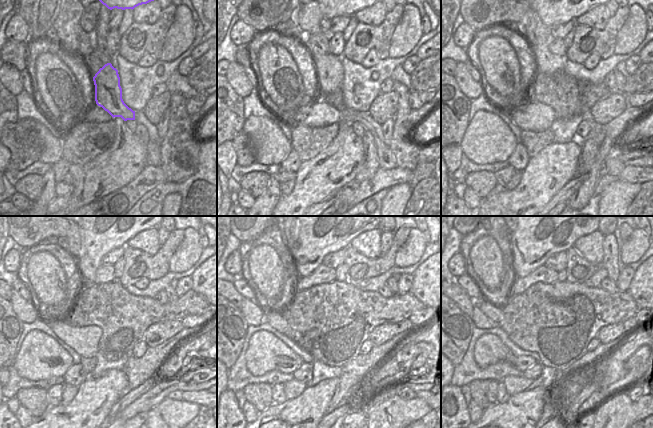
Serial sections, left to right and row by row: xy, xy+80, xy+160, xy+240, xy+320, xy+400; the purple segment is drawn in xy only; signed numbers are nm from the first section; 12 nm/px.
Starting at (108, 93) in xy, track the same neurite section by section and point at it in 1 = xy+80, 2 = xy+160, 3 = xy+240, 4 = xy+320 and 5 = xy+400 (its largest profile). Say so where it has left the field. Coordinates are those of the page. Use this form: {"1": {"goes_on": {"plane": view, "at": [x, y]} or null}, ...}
{"1": {"goes_on": {"plane": "xy+80", "at": [329, 71]}}, "2": {"goes_on": {"plane": "xy+160", "at": [549, 63]}}, "3": {"goes_on": {"plane": "xy+240", "at": [100, 236]}}, "4": {"goes_on": {"plane": "xy+320", "at": [318, 236]}}, "5": {"goes_on": {"plane": "xy+400", "at": [537, 236]}}}

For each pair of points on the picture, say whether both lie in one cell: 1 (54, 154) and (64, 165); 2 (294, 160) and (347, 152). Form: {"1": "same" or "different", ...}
{"1": "different", "2": "different"}

